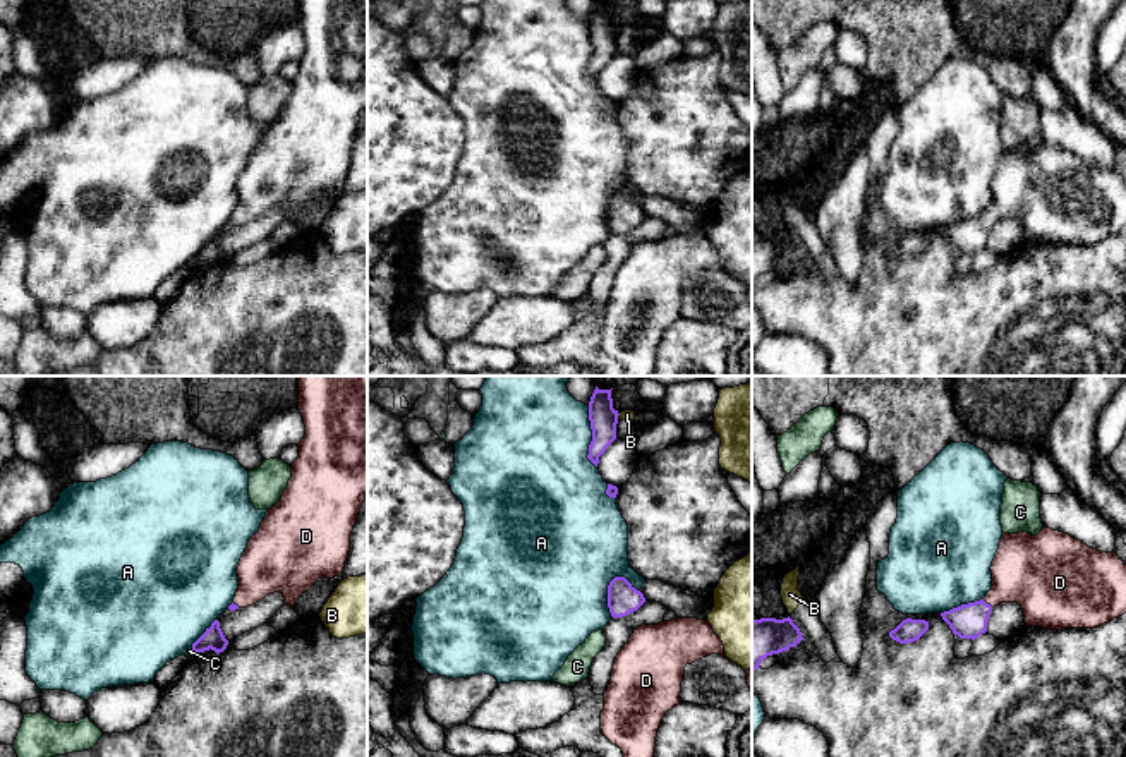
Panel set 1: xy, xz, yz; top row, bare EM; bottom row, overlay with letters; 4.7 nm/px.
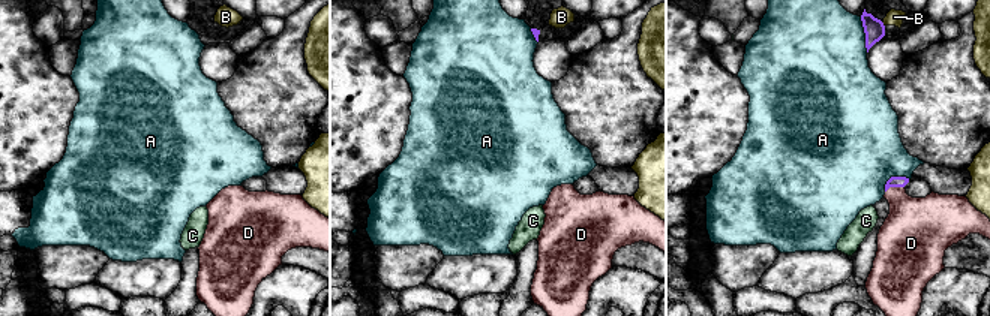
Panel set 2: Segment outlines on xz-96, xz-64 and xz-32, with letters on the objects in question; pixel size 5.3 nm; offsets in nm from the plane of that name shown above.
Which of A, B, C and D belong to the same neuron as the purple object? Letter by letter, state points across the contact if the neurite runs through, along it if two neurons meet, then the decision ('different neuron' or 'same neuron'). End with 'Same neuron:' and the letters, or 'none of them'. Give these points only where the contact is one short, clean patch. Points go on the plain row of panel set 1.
A: different neuron
B: along xz (620, 30), (617, 33) | different neuron
C: along xy (191, 261), (193, 268) | different neuron
D: across yz (968, 236), (986, 218), (1027, 184) | same neuron
Same neuron: D

